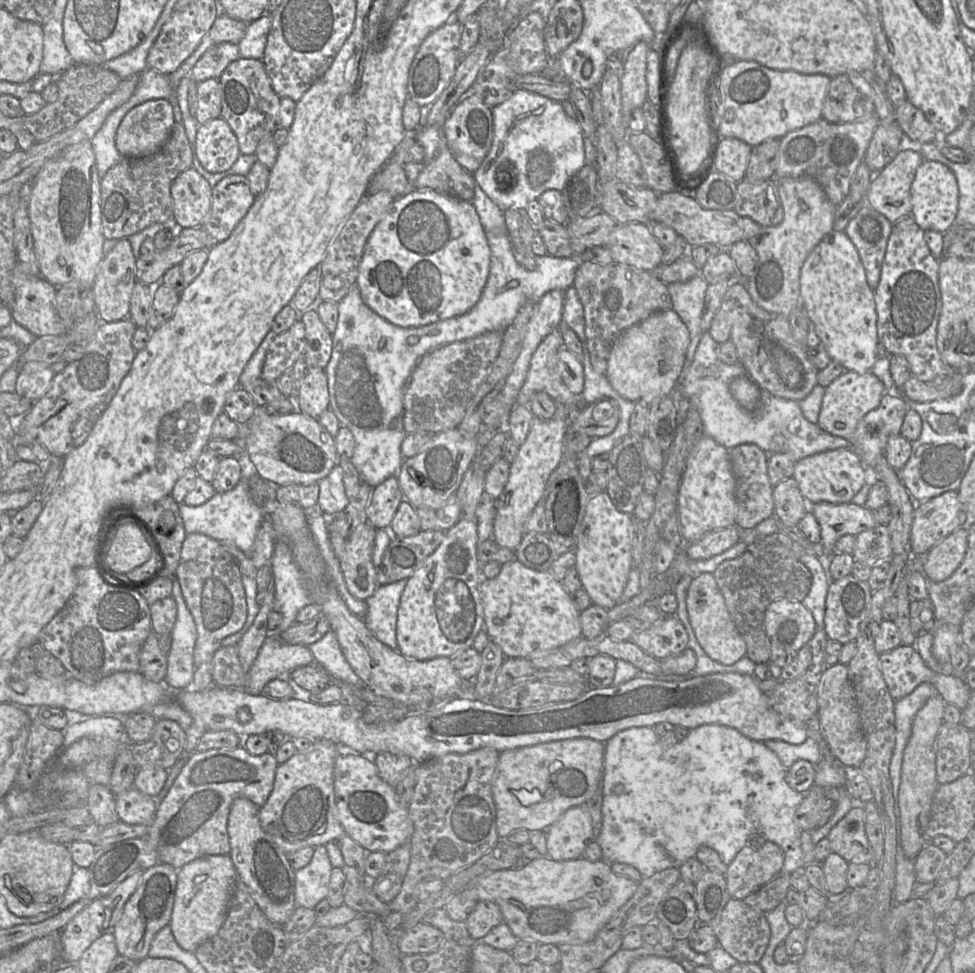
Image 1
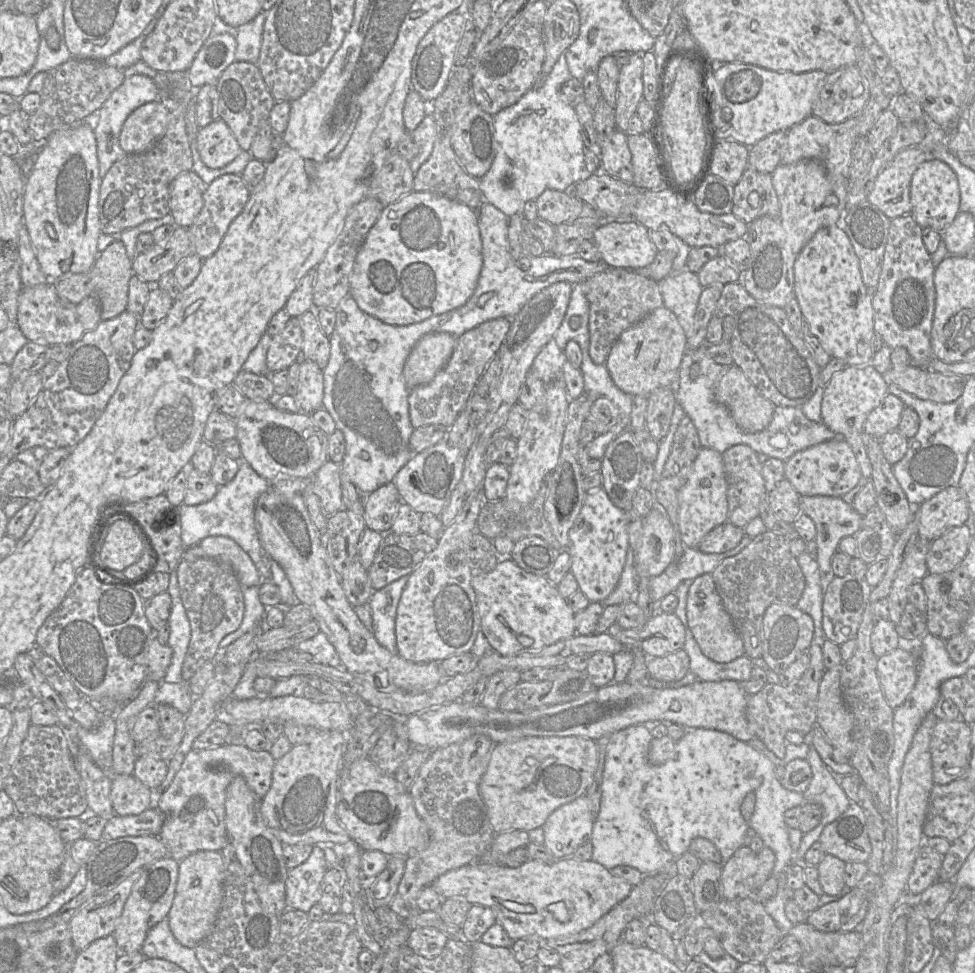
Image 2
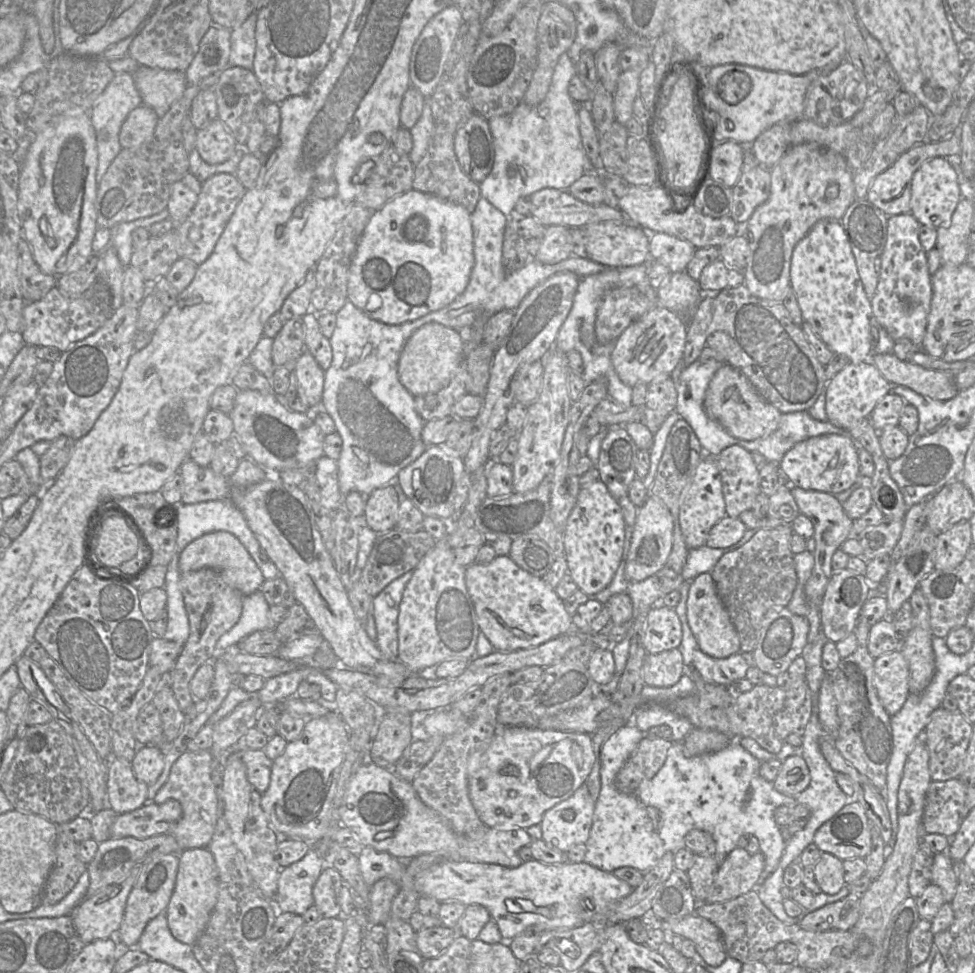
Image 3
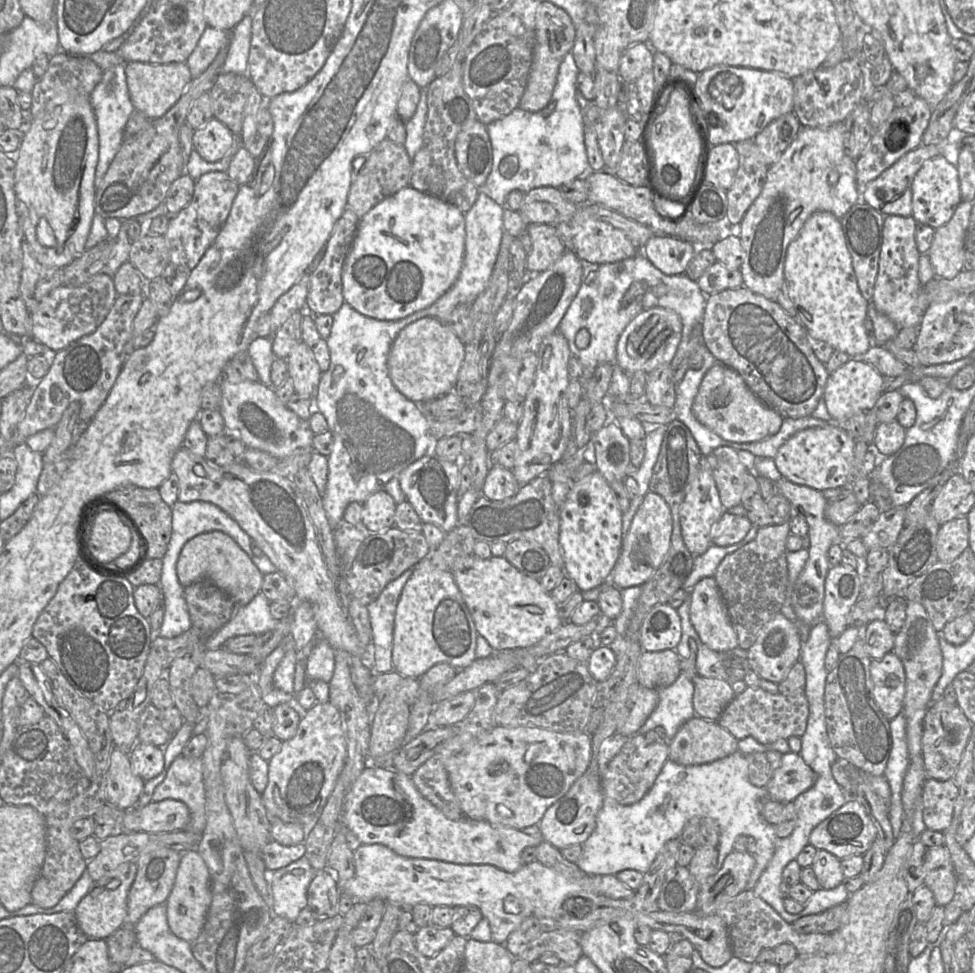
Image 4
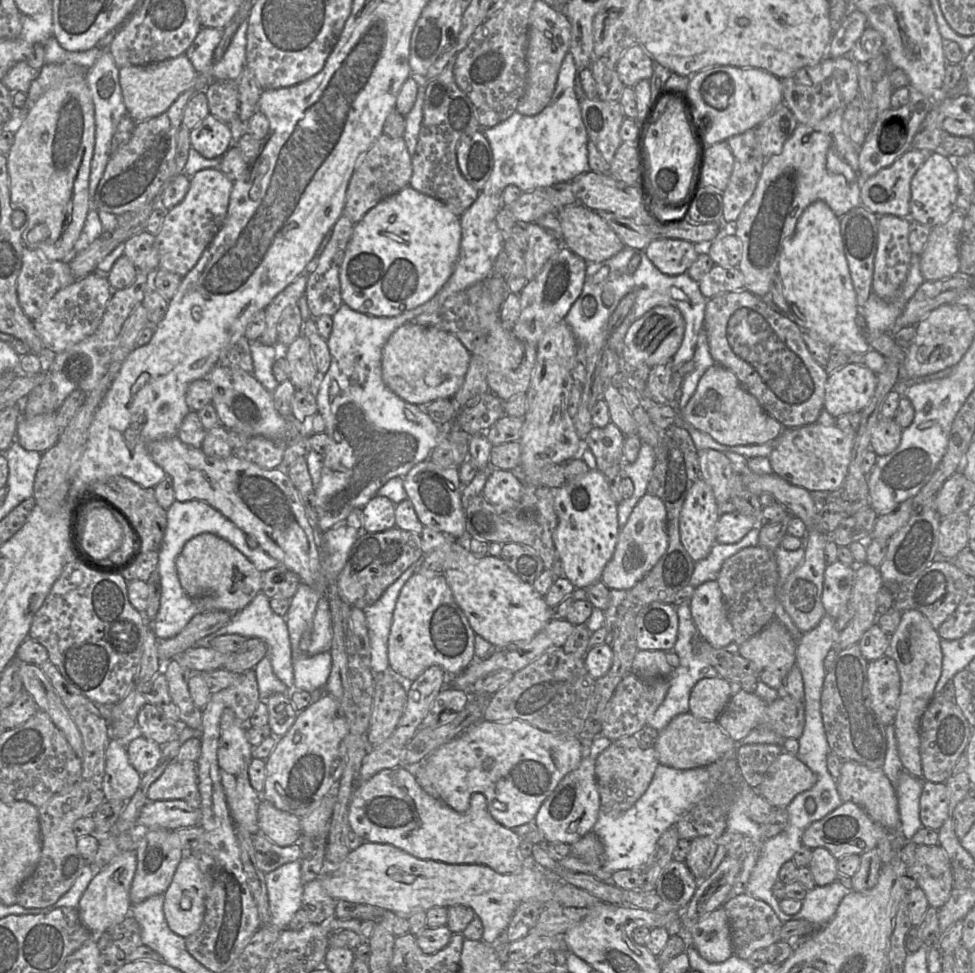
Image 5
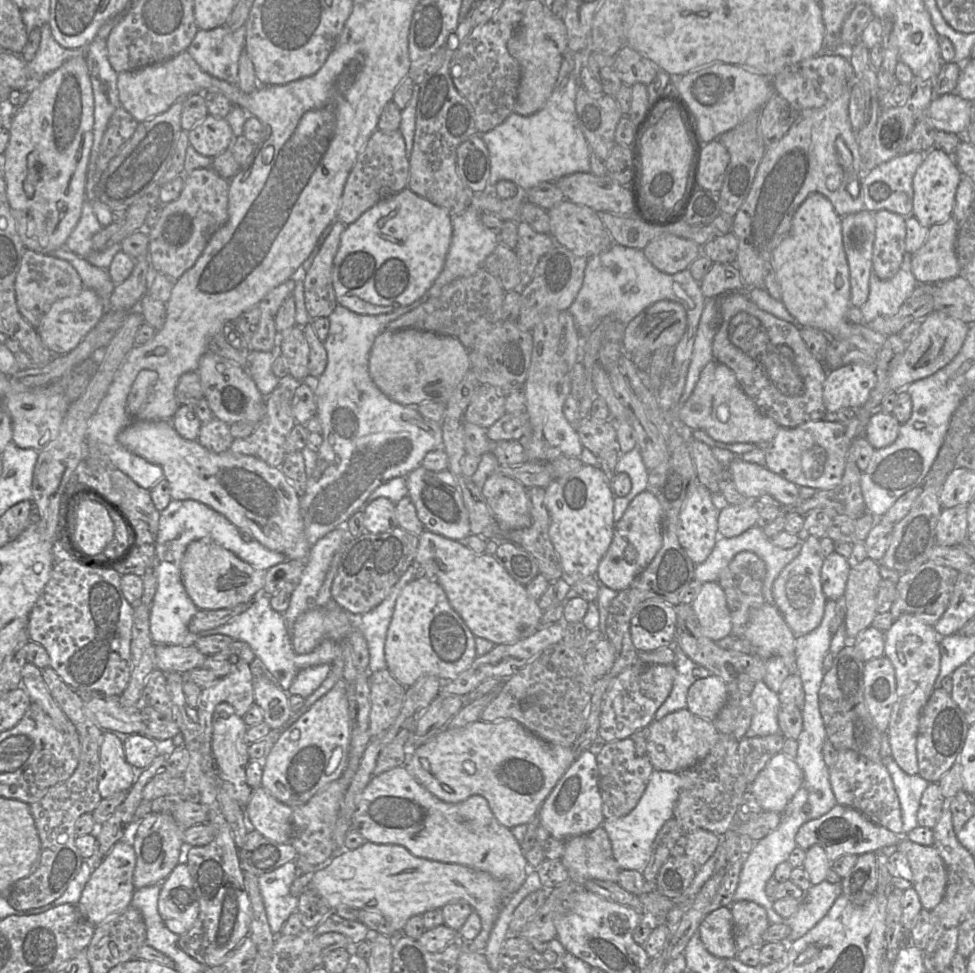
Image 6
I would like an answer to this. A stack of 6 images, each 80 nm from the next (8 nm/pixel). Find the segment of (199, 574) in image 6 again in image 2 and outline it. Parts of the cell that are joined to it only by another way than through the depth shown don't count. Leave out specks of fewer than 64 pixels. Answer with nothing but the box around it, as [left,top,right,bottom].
[182,536,262,588]

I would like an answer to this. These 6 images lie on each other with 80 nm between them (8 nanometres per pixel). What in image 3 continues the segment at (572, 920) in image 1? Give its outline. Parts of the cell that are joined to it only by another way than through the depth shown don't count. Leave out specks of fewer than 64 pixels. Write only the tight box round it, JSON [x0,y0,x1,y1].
[415,860,632,940]

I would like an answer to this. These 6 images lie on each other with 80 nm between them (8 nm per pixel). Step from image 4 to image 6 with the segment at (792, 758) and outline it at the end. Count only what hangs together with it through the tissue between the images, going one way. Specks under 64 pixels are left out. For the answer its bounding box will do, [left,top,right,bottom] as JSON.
[749,752,804,813]

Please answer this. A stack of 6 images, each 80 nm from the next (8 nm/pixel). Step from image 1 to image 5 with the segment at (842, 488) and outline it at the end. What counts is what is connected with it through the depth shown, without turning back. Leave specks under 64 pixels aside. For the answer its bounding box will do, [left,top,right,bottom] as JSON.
[769,422,856,491]

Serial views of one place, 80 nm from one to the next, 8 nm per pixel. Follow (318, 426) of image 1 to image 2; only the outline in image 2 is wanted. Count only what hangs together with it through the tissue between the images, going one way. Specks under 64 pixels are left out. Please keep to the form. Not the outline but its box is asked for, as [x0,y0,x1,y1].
[235,399,329,482]

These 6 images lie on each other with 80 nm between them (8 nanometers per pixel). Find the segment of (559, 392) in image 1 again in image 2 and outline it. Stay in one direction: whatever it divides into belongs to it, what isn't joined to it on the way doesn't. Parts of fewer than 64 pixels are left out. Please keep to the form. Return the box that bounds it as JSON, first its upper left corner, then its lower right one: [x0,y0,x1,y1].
[530,338,566,385]

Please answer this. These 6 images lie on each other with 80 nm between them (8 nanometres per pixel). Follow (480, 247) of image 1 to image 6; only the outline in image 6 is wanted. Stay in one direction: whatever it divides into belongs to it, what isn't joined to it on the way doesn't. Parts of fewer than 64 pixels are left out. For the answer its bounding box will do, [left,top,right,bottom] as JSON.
[333,188,452,315]

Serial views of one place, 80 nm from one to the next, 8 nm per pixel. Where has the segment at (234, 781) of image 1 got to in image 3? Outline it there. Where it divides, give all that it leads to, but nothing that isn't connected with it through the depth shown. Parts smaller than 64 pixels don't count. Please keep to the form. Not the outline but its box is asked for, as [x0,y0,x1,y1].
[154,746,272,850]

